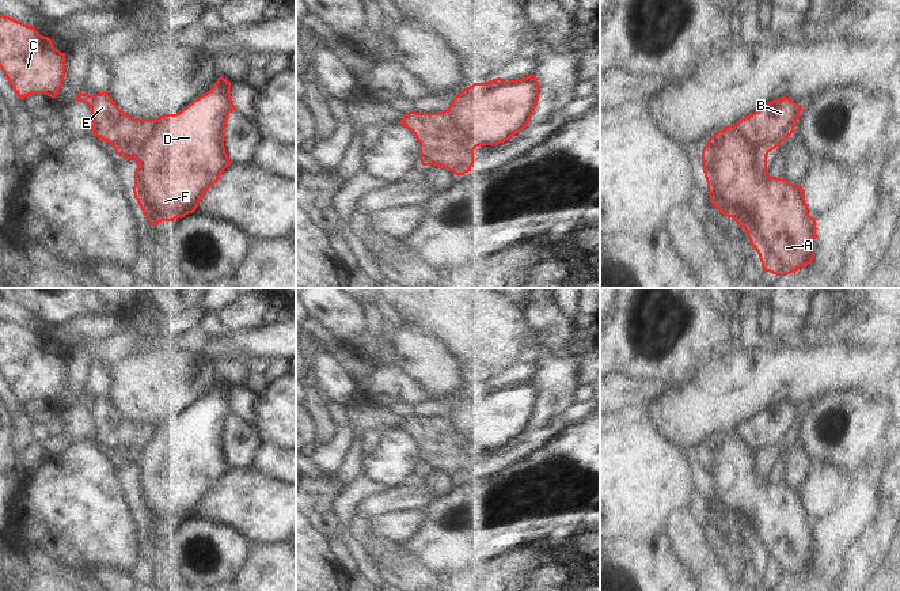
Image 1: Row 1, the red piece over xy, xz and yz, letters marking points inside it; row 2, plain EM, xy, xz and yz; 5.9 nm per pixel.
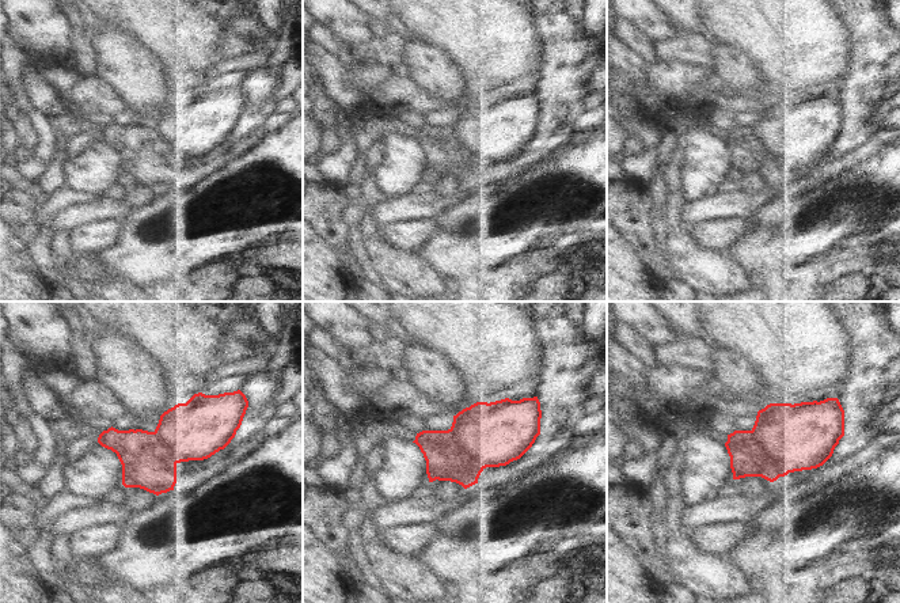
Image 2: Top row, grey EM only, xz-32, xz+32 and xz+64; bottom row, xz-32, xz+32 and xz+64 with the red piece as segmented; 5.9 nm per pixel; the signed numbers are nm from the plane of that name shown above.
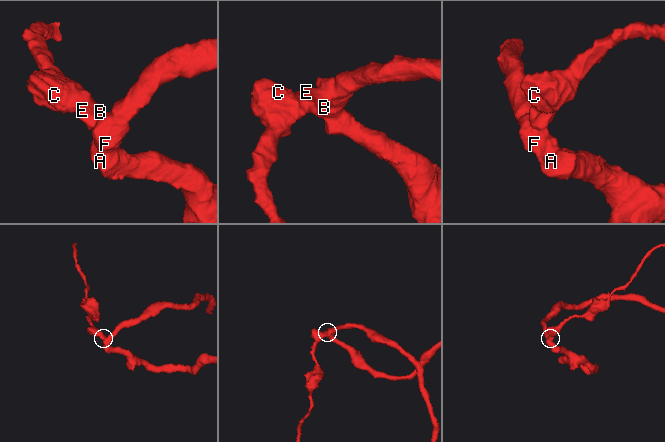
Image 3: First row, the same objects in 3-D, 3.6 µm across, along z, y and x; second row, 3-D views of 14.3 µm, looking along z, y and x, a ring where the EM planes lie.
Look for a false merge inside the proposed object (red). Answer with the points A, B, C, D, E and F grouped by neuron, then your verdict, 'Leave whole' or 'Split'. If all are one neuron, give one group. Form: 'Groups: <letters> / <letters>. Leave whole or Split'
Groups: A D F / B C E. Split.

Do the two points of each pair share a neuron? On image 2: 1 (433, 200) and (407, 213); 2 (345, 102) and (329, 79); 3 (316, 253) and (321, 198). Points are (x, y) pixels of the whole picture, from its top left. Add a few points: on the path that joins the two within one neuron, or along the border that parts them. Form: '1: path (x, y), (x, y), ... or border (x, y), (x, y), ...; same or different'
1: path (426, 207), (414, 208); same
2: path (345, 97), (334, 84); same
3: border (316, 232), (338, 258); different

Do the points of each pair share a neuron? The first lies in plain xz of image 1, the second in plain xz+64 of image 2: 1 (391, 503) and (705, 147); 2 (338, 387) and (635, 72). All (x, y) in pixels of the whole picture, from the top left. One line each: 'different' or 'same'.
1: different
2: same

